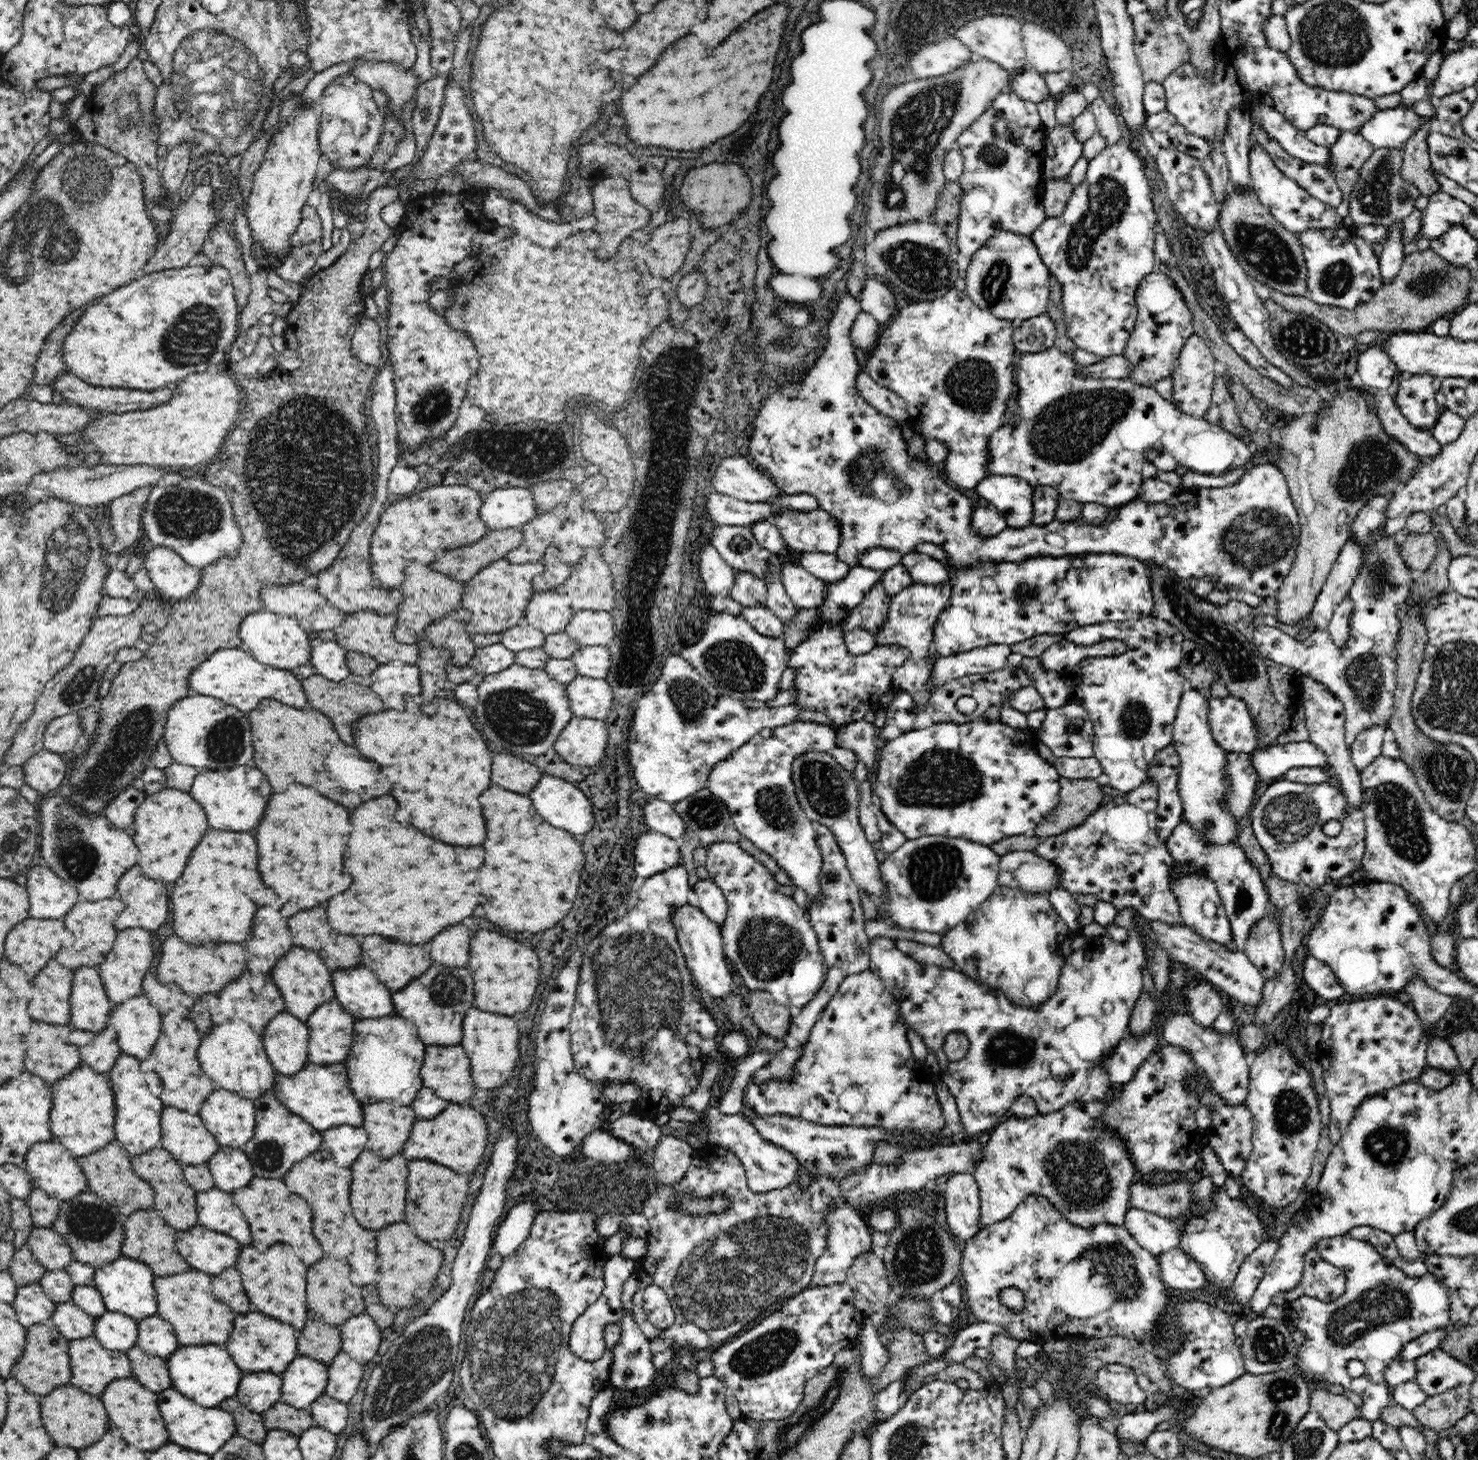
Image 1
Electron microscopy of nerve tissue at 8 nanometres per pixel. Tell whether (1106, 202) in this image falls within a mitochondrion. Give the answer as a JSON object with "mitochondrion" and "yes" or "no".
{"mitochondrion":"yes"}

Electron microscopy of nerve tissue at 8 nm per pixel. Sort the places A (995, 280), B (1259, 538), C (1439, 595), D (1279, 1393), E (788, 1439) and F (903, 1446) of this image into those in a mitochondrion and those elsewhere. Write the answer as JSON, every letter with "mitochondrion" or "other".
{"A":"mitochondrion","B":"mitochondrion","C":"other","D":"mitochondrion","E":"mitochondrion","F":"mitochondrion"}

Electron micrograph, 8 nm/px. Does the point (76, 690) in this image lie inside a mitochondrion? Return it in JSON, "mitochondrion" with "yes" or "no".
{"mitochondrion":"yes"}

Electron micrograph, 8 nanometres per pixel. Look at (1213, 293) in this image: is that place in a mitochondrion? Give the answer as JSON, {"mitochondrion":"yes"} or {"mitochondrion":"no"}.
{"mitochondrion":"no"}

